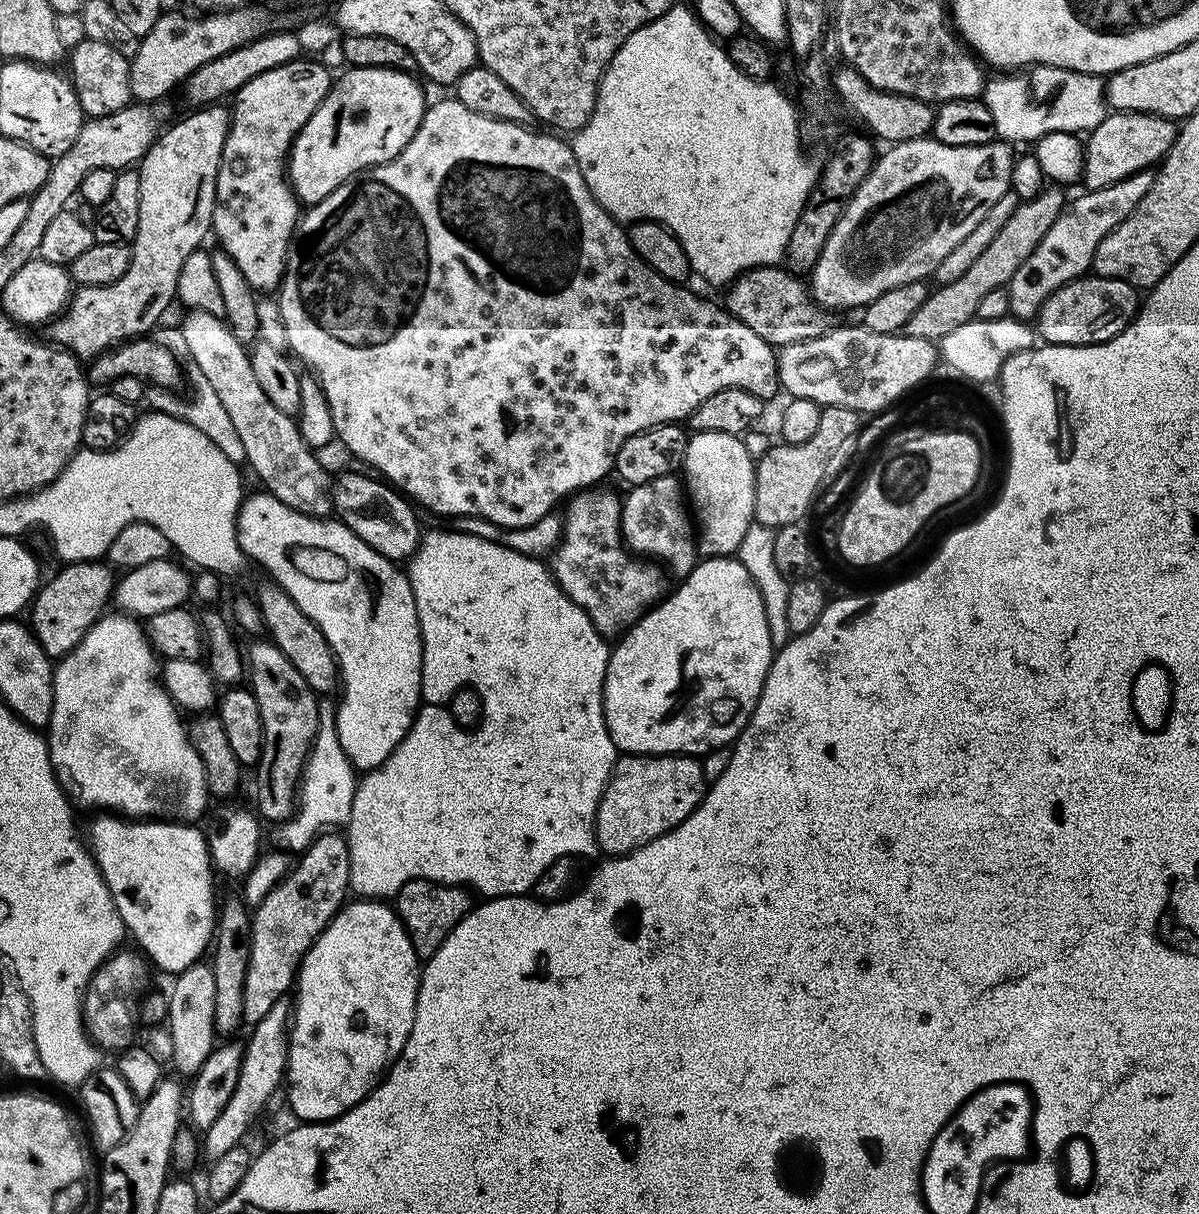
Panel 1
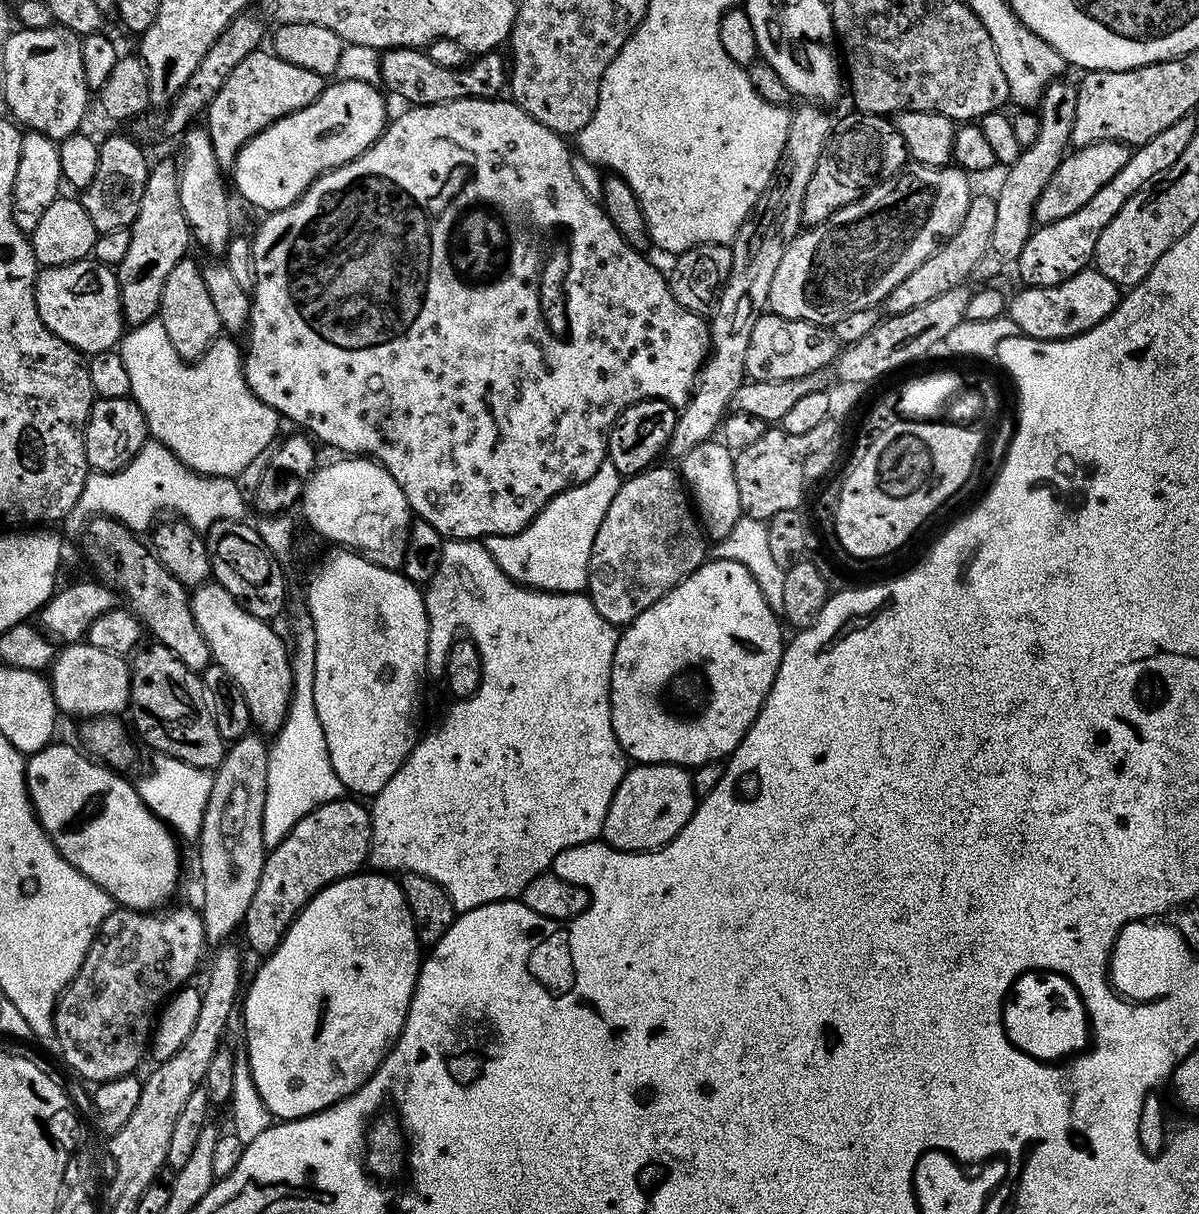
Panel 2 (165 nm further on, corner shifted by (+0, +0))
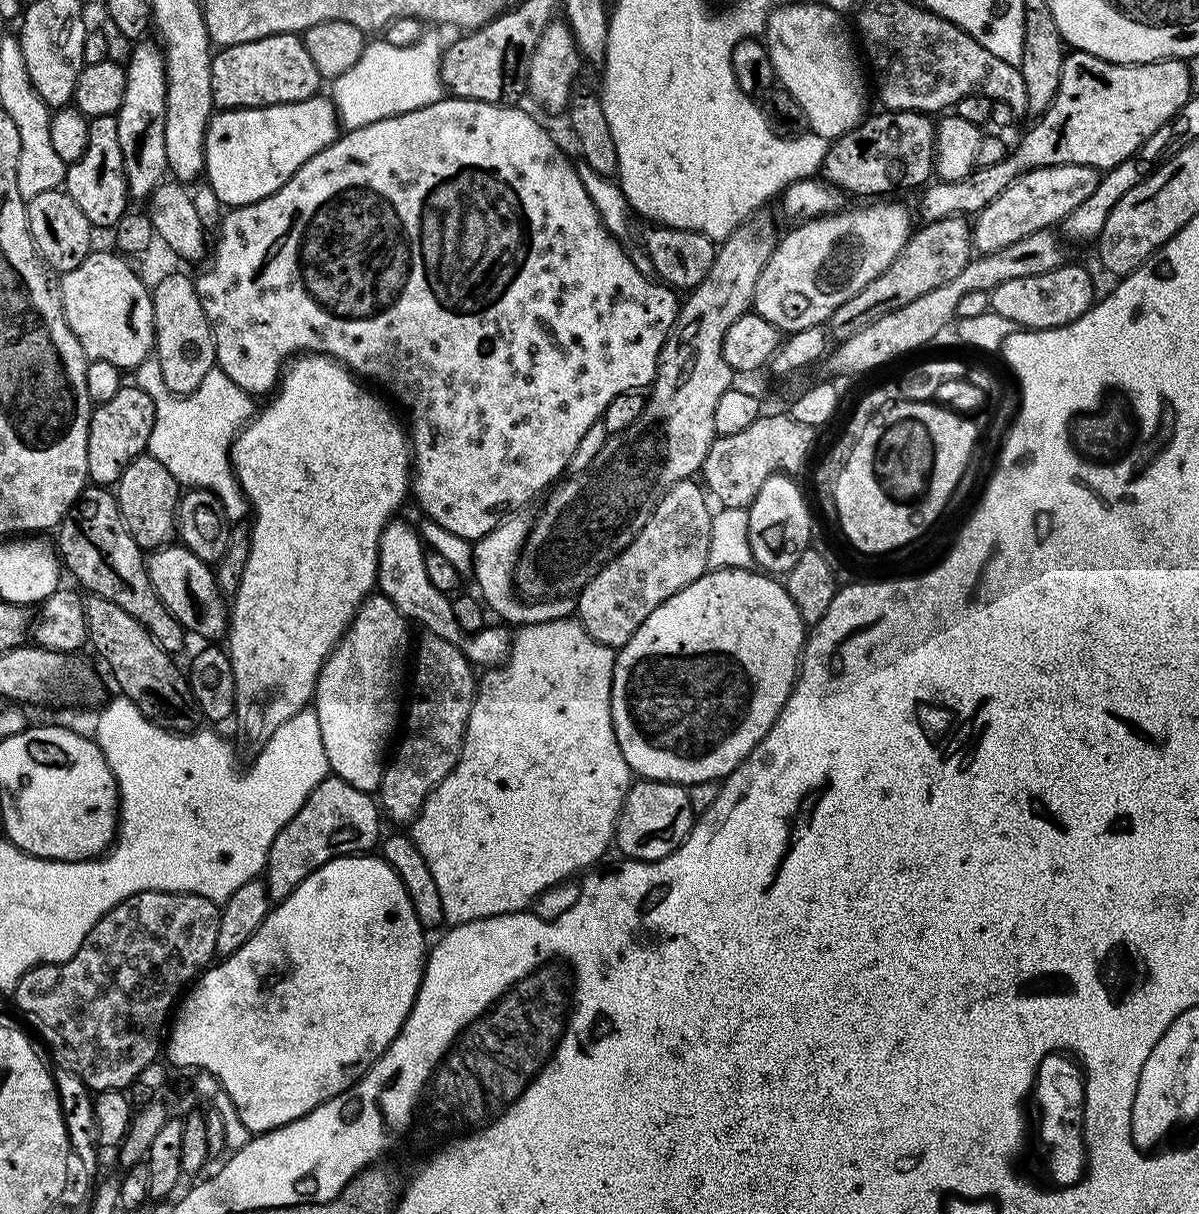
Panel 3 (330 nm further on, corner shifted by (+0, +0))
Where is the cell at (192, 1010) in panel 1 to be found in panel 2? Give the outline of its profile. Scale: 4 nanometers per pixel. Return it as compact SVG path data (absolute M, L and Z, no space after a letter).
M249 734L227 745L222 762L214 769L212 789L202 818L198 845L200 844L200 884L204 887L204 905L199 905L204 919L204 938L209 945L219 946L229 939L232 931L239 929L246 918L246 909L258 890L262 866L266 855L264 842L264 807L268 793L268 753L270 744L263 735Z

